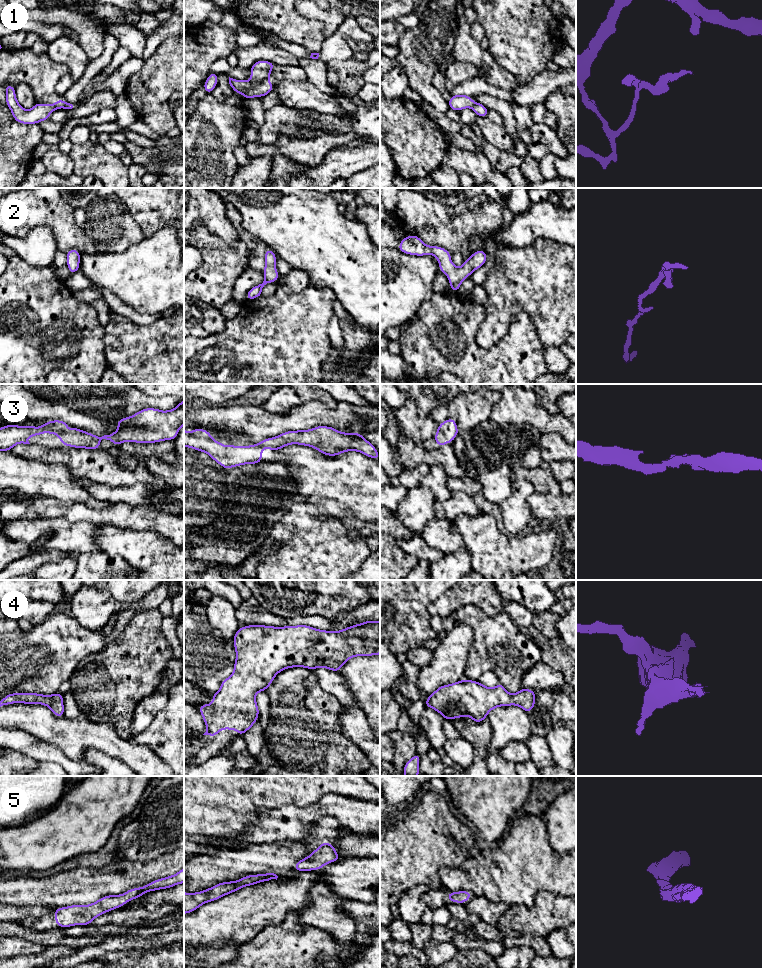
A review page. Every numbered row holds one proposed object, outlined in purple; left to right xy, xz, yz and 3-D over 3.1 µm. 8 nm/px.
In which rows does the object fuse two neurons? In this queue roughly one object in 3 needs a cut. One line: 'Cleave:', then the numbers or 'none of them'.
Cleave: 1

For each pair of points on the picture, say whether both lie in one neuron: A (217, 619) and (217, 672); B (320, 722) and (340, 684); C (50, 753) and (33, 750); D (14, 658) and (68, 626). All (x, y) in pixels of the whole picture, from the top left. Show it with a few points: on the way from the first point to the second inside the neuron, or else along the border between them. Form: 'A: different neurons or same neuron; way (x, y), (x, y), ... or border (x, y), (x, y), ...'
A: different neurons; border (206, 608), (207, 621), (225, 639), (232, 640)
B: different neurons; border (317, 680), (317, 684), (331, 694), (341, 706)
C: same neuron; way (46, 753), (37, 750)
D: same neuron; way (27, 658), (36, 658), (55, 639)

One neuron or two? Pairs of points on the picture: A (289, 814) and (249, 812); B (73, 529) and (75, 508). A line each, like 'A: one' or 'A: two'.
A: two
B: two

